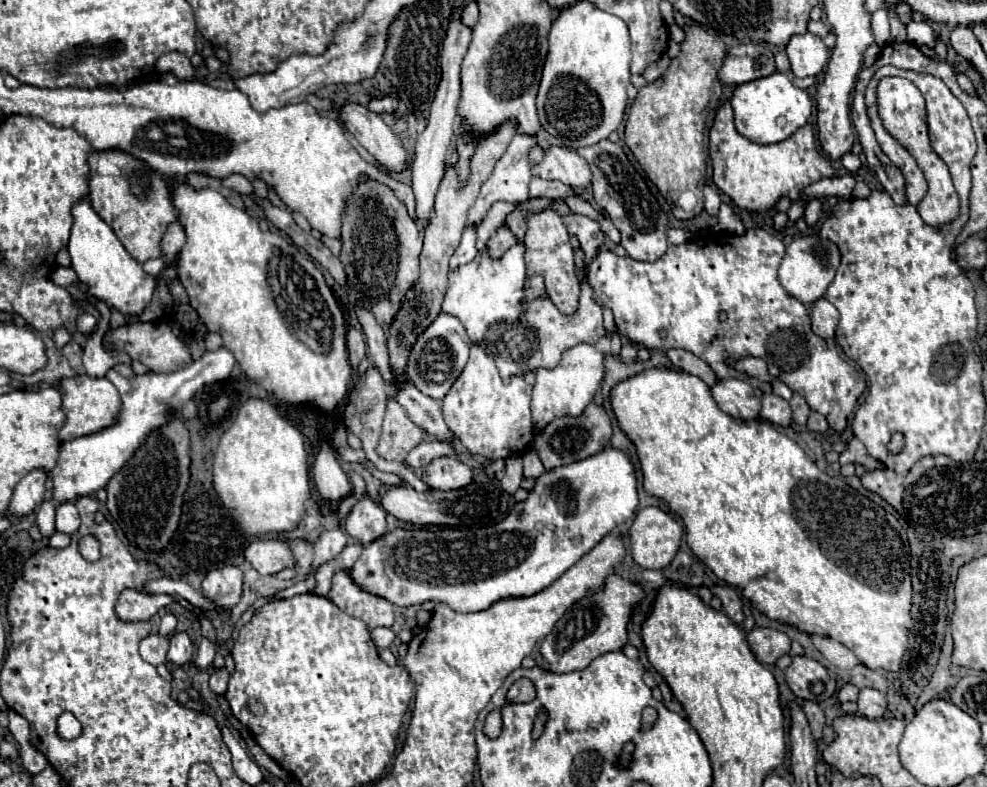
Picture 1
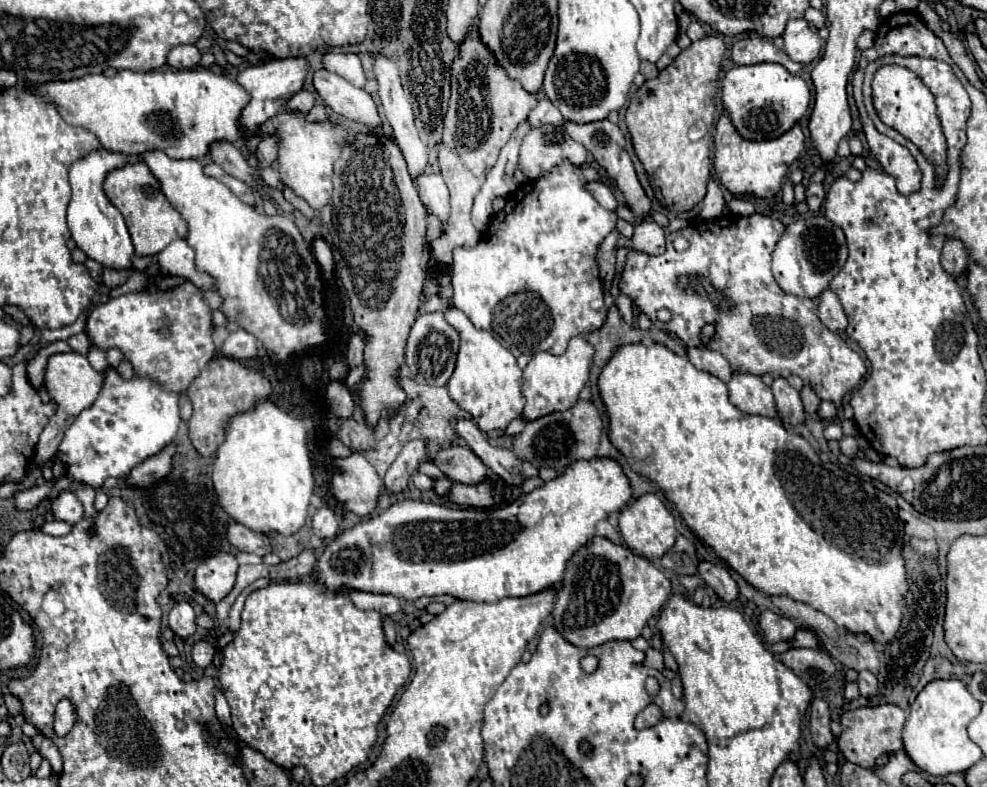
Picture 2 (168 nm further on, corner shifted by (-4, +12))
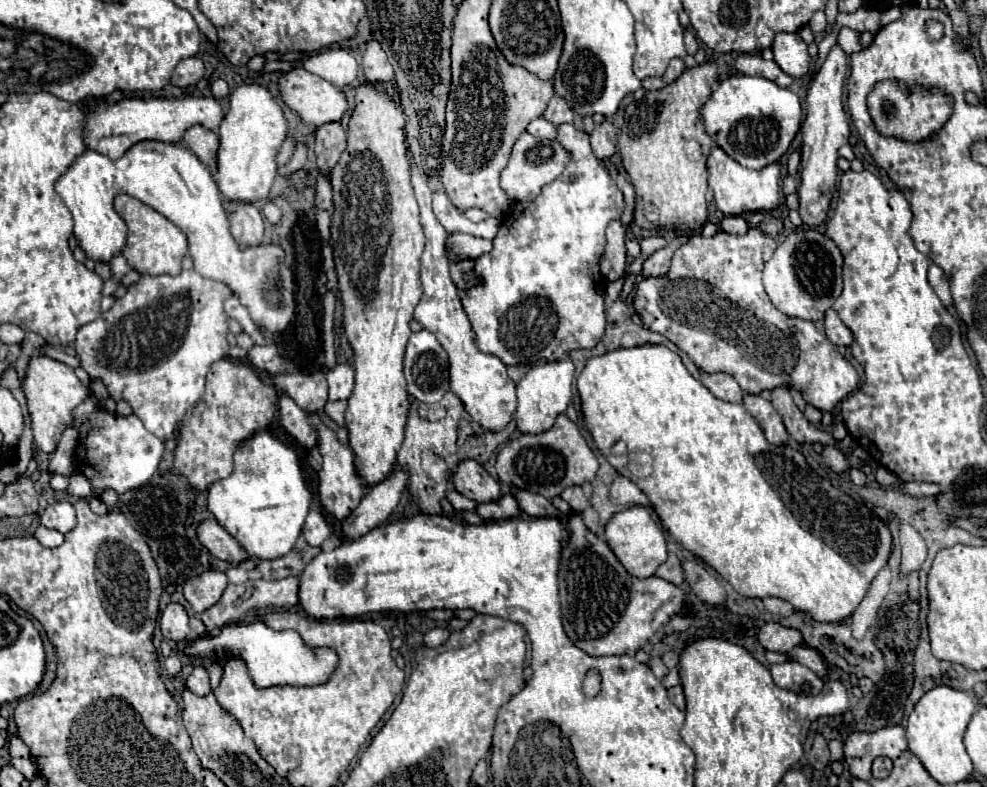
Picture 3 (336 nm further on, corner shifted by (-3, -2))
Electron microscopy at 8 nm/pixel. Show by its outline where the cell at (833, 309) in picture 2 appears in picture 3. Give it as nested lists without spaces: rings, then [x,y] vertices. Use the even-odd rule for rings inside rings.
[[[828,308],[826,316],[824,316],[824,332],[826,332],[828,340],[836,346],[850,346],[854,340],[852,332],[846,328],[846,324],[840,320],[836,310],[832,310],[832,308]]]

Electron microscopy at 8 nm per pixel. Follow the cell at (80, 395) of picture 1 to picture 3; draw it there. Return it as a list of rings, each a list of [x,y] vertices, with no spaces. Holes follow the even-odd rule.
[[[34,356],[30,358],[26,378],[22,382],[28,410],[32,416],[32,430],[34,430],[34,442],[42,452],[52,454],[56,450],[56,444],[62,436],[62,432],[70,426],[74,426],[74,408],[80,406],[86,396],[88,388],[80,382],[80,378],[74,374],[74,370],[62,362],[56,362],[48,356]]]

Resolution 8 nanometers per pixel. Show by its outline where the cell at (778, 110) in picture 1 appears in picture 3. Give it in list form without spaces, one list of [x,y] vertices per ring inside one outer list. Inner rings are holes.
[[[730,76],[702,106],[702,118],[706,132],[728,156],[746,168],[764,168],[778,162],[790,148],[800,130],[802,106],[792,90],[772,80],[760,76]]]

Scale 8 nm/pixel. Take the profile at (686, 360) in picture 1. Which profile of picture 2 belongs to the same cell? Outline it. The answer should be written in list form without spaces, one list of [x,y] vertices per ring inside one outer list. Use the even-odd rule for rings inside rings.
[[[689,348],[687,356],[691,360],[691,364],[697,370],[709,372],[713,376],[717,376],[723,382],[729,382],[729,378],[733,376],[733,372],[729,372],[729,362],[723,358],[723,354],[715,352],[715,350],[701,350],[701,348]]]

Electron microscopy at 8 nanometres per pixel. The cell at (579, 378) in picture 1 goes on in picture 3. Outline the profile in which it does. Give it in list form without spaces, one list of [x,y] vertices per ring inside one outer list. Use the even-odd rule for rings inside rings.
[[[570,358],[558,362],[546,362],[534,366],[518,384],[518,410],[516,410],[516,424],[522,434],[540,434],[554,426],[556,418],[566,412],[572,402],[572,382],[574,382],[574,362]]]

